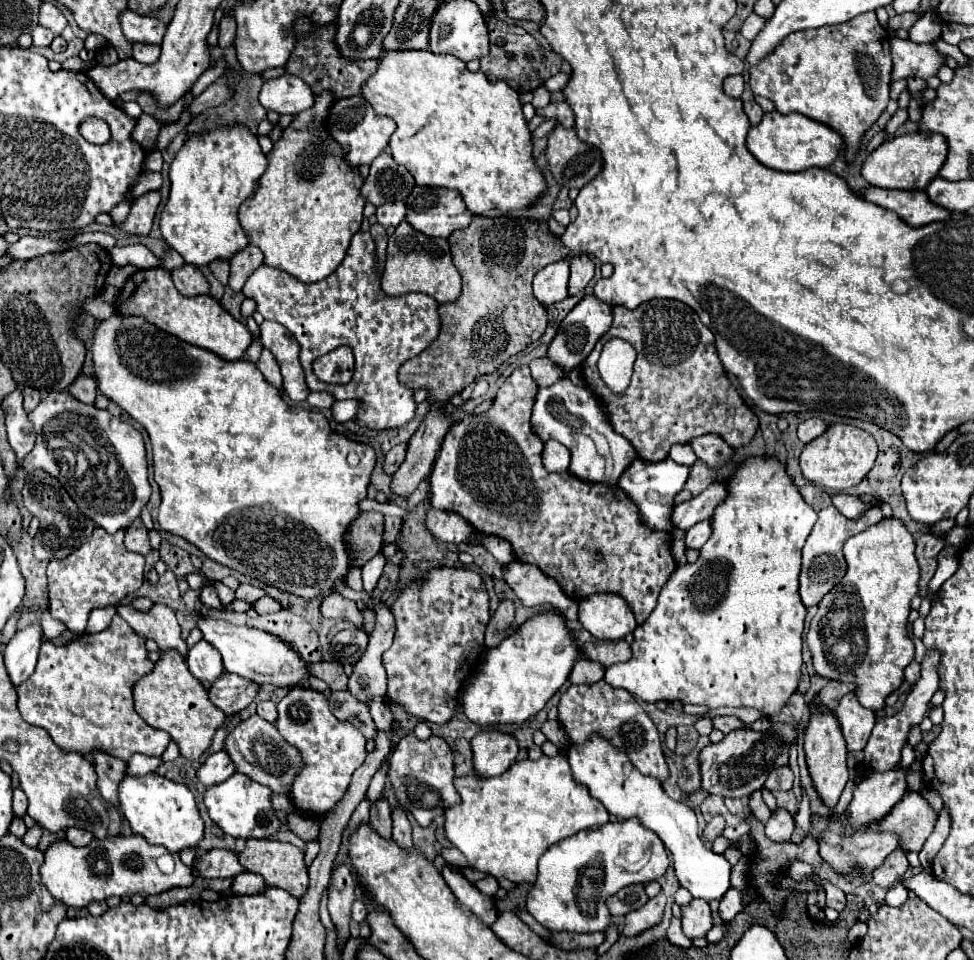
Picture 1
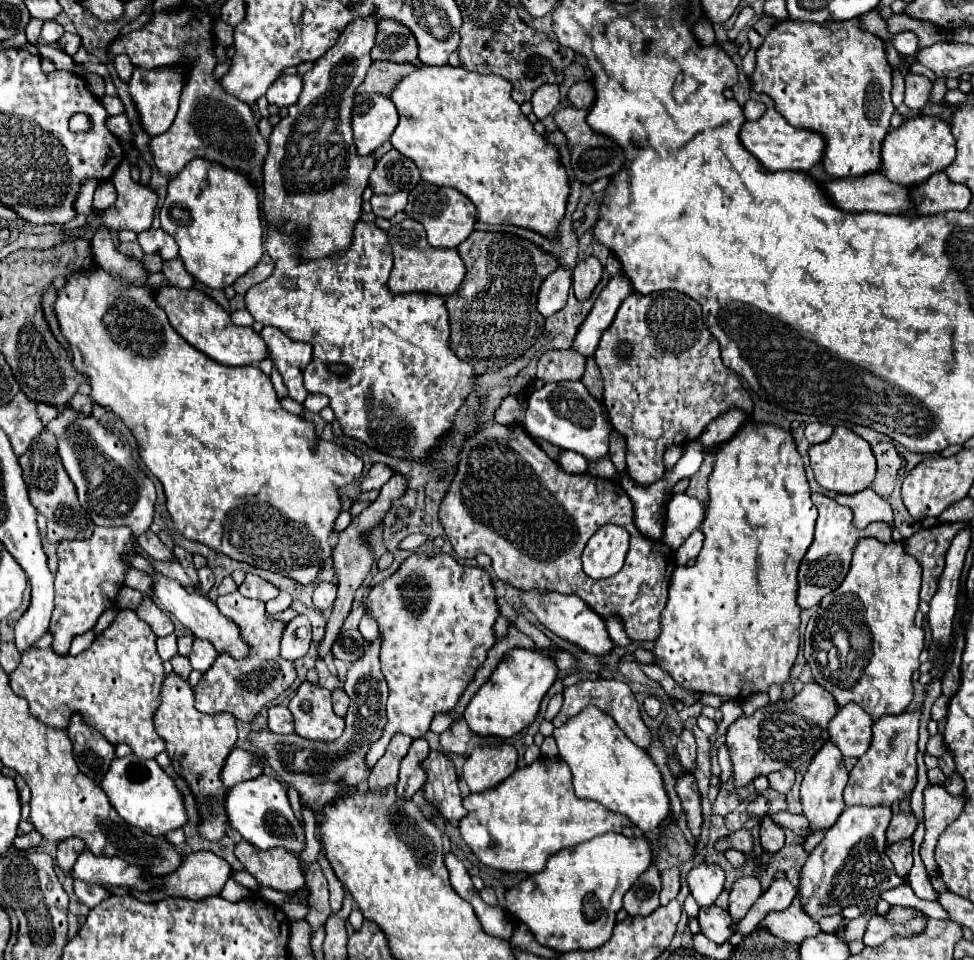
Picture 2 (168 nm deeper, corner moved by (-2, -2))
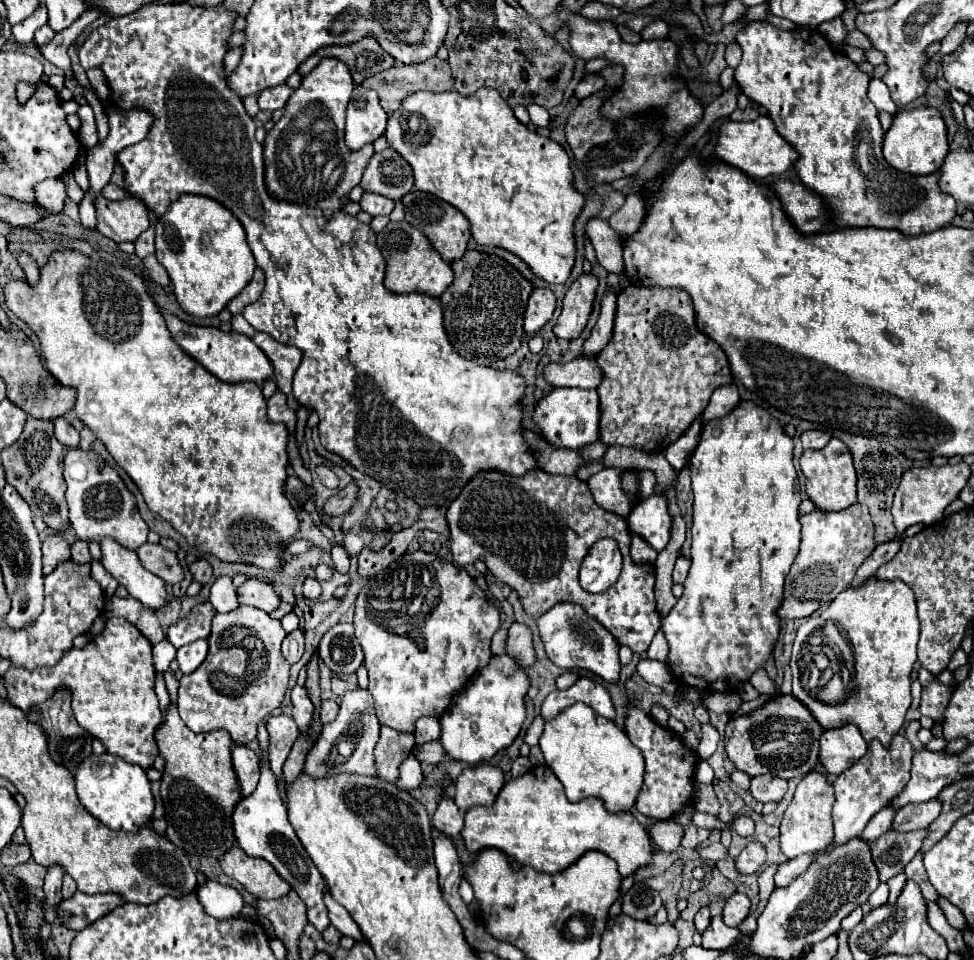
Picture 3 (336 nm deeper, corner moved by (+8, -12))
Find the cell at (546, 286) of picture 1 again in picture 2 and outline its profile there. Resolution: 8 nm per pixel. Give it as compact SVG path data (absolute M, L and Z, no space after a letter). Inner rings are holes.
M556 269L542 281L542 287L538 291L538 311L544 319L554 315L566 305L570 281L572 279L568 269Z

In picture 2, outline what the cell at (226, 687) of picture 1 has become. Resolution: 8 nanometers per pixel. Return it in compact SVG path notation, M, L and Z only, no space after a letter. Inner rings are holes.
M238 591L218 597L216 601L220 613L234 621L240 629L240 637L248 643L250 651L244 659L234 659L230 653L220 653L216 663L200 677L194 687L196 709L206 715L216 713L232 713L236 719L244 723L252 723L262 707L272 703L278 695L282 695L296 679L294 661L288 661L280 655L280 639L286 627L286 621L268 619L266 607L258 599L246 599Z

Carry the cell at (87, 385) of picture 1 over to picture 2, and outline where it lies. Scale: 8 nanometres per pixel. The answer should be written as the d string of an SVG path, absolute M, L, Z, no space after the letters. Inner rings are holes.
M76 393L76 397L72 397L70 405L76 413L82 413L82 415L90 415L90 411L92 411L92 399L82 393Z

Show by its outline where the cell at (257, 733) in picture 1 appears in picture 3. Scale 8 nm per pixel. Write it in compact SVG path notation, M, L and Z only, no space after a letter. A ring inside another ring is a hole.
M354 689L346 691L340 701L340 713L332 723L322 725L322 733L316 741L316 745L308 751L302 773L310 777L334 777L340 773L356 773L372 777L376 773L374 769L374 745L380 735L380 723L376 719L374 701L370 691L366 689Z

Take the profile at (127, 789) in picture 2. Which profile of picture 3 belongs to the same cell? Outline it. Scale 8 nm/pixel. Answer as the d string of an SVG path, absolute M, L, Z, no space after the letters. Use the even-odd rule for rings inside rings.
M90 755L76 769L76 793L80 803L112 831L136 833L144 825L152 825L154 819L154 795L146 771L116 755Z

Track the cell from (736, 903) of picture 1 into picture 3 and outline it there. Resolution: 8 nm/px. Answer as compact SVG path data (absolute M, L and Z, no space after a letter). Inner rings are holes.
M732 893L724 905L724 921L730 927L738 927L750 911L750 899L744 893Z

